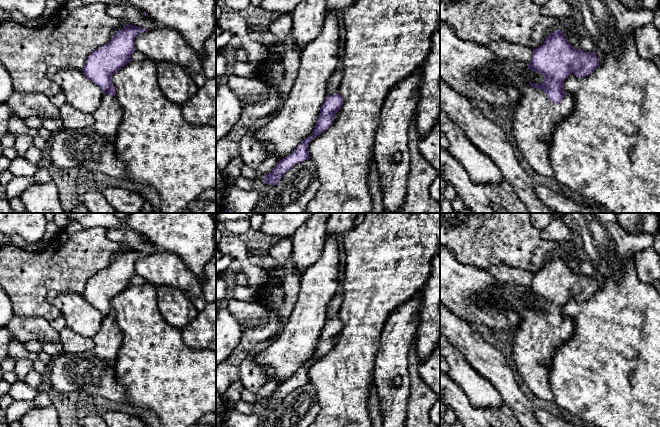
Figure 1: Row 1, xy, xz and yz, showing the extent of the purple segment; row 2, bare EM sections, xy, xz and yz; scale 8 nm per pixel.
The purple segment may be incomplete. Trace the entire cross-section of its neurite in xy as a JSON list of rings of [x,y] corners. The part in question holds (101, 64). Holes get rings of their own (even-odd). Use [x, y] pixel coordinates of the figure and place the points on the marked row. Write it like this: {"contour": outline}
{"contour": [[[126,24],[115,33],[108,43],[87,57],[82,70],[86,78],[96,84],[103,92],[101,104],[93,114],[94,124],[90,128],[75,131],[61,129],[53,133],[46,153],[52,166],[60,169],[84,167],[110,177],[125,178],[127,166],[117,156],[115,149],[115,138],[123,118],[123,109],[115,97],[116,91],[112,83],[112,75],[130,62],[130,55],[136,50],[134,39],[144,31],[147,29]]]}

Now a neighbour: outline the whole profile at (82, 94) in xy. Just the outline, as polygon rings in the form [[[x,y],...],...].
[[[50,67],[46,75],[61,87],[66,102],[73,108],[83,113],[94,114],[101,104],[103,92],[86,78],[83,70]]]

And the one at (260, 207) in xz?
[[[260,193],[259,200],[254,206],[251,213],[263,213],[266,209],[267,196],[266,193]]]

